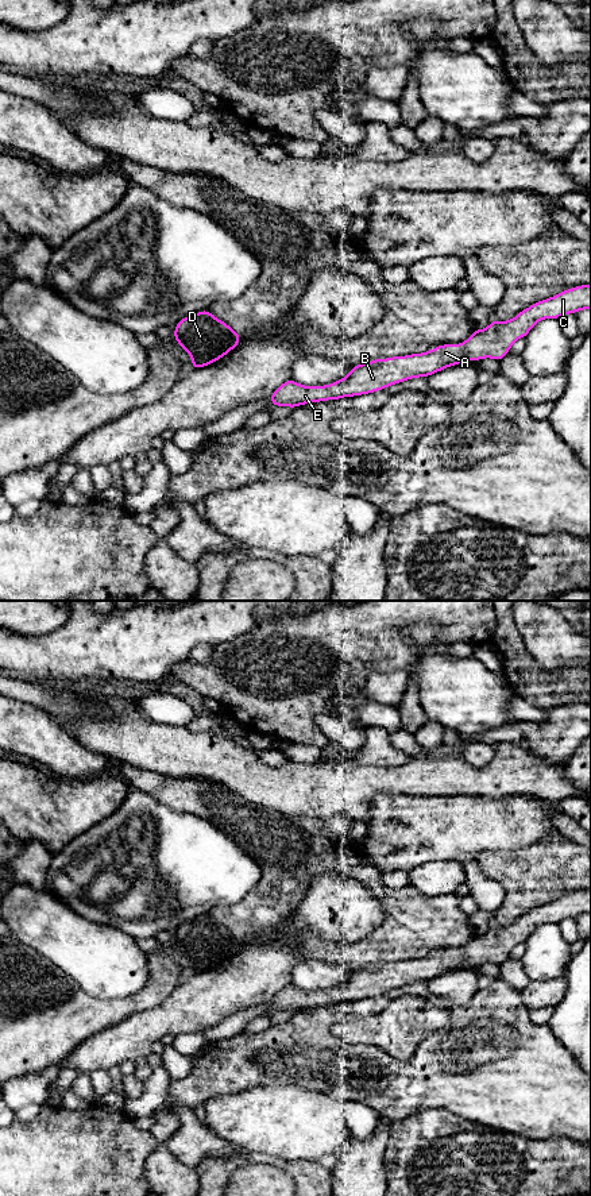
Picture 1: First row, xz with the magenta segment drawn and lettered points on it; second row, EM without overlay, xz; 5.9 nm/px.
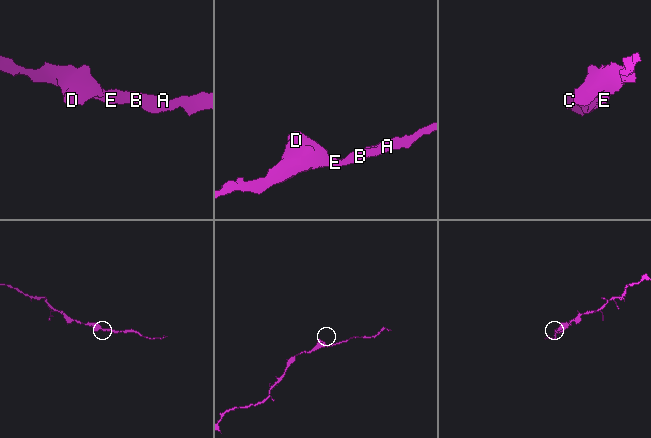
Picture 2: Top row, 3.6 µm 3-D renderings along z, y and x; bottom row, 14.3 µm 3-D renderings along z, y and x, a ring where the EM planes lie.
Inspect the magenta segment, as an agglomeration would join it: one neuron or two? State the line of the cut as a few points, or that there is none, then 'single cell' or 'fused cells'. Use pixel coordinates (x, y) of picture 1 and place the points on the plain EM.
cut none; single cell

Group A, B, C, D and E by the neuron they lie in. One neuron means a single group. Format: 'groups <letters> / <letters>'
groups A B C D E

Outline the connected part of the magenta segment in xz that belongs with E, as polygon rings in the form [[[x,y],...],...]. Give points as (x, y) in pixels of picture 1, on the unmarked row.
[[[591,890],[571,892],[532,908],[509,926],[492,925],[487,933],[476,934],[464,948],[443,949],[422,958],[355,969],[343,984],[327,991],[302,991],[289,984],[269,1003],[274,1011],[286,1010],[293,1014],[304,1008],[375,998],[410,983],[429,981],[464,965],[501,965],[513,948],[525,942],[540,925],[559,923],[582,914],[591,914]]]

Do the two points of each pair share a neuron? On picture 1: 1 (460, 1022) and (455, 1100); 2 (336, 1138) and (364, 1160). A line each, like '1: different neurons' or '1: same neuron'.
1: same neuron
2: different neurons

